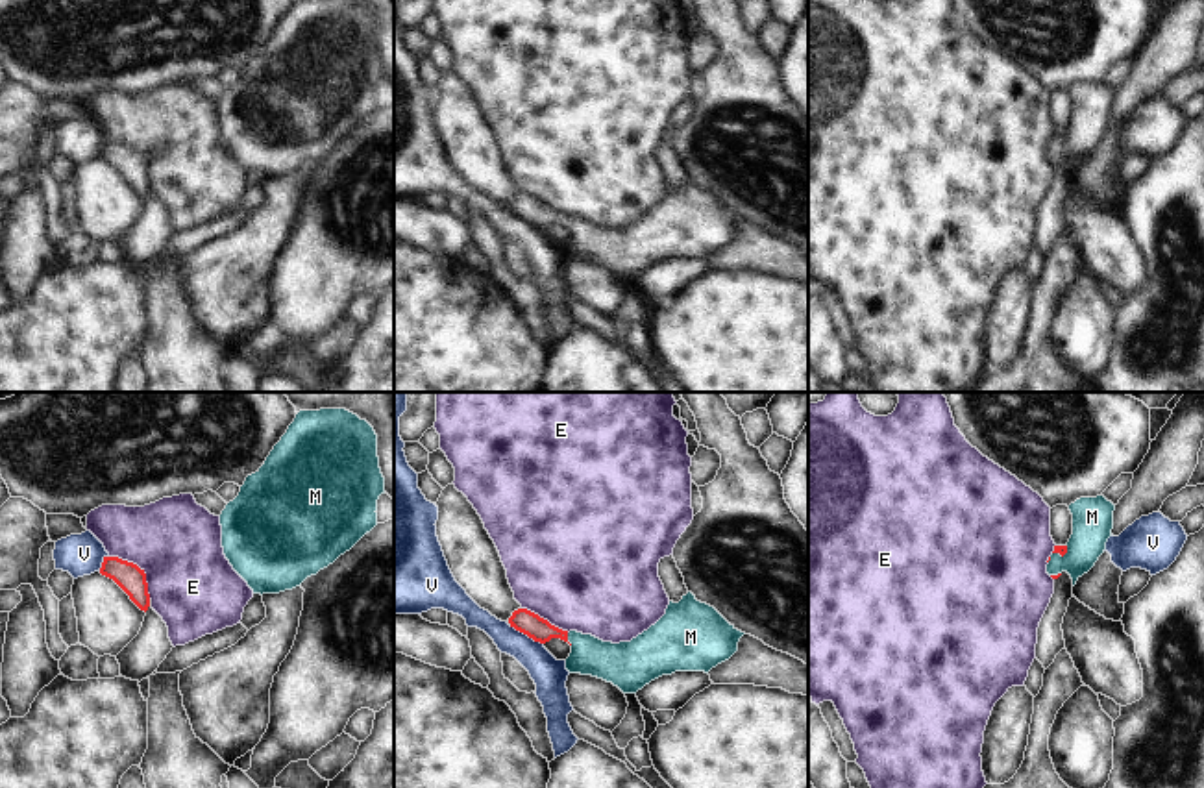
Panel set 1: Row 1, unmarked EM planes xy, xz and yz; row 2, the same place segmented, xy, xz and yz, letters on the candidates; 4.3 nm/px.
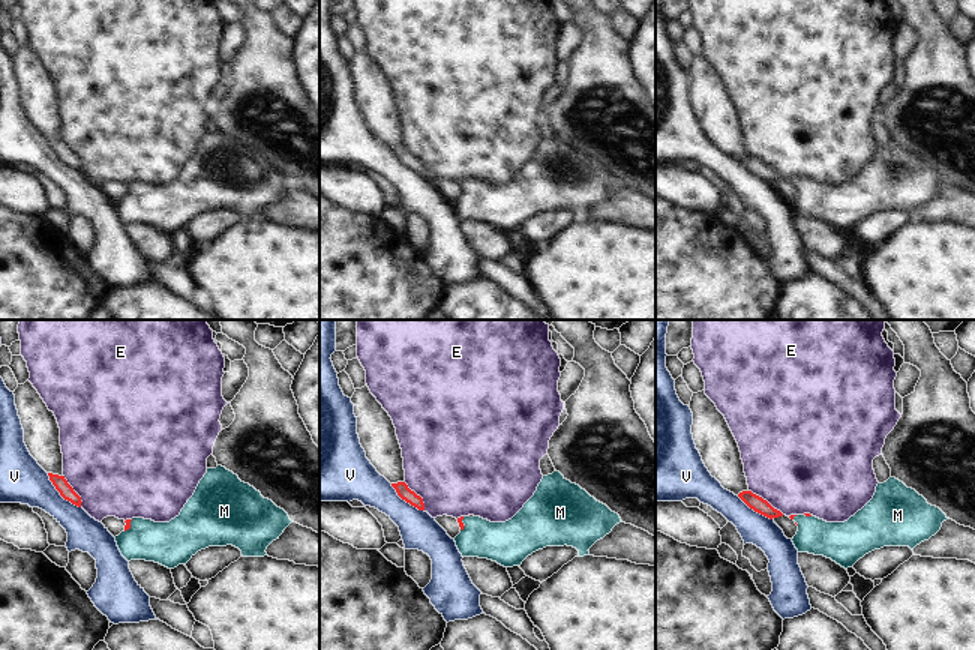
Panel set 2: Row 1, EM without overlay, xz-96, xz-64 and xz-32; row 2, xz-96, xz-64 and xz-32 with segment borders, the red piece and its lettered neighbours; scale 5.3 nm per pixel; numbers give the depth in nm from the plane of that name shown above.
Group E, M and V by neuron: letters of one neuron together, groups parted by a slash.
E / M / V

